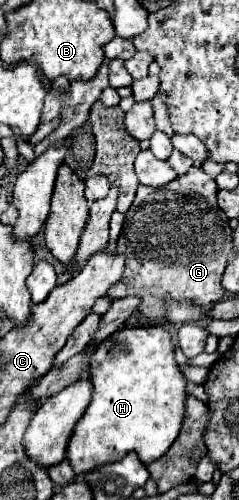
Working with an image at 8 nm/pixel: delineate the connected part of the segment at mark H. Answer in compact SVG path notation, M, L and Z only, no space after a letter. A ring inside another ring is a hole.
M161 326L117 330L93 352L89 374L93 398L73 428L65 454L75 474L117 462L127 452L137 452L145 464L161 458L181 430L187 396L169 332Z

